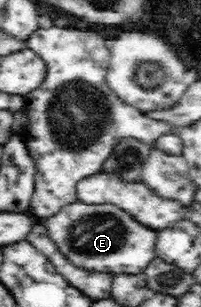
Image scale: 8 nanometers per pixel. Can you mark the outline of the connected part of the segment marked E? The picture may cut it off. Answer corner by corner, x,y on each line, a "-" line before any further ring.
73,202
54,218
44,218
50,240
76,268
106,274
140,274
157,256
157,232
142,226
131,214
113,204

